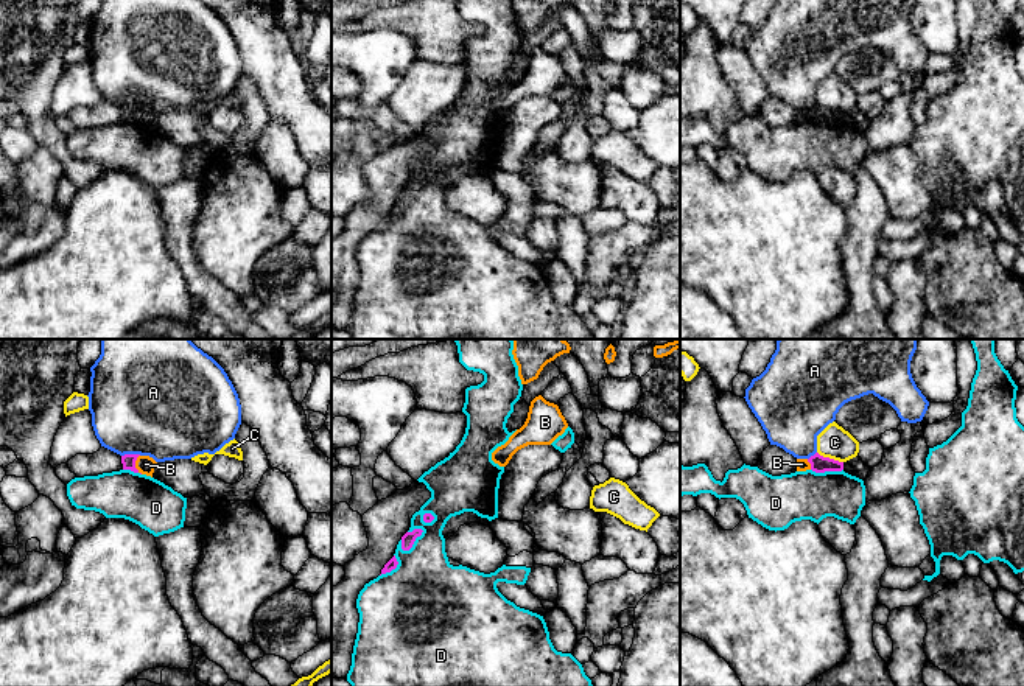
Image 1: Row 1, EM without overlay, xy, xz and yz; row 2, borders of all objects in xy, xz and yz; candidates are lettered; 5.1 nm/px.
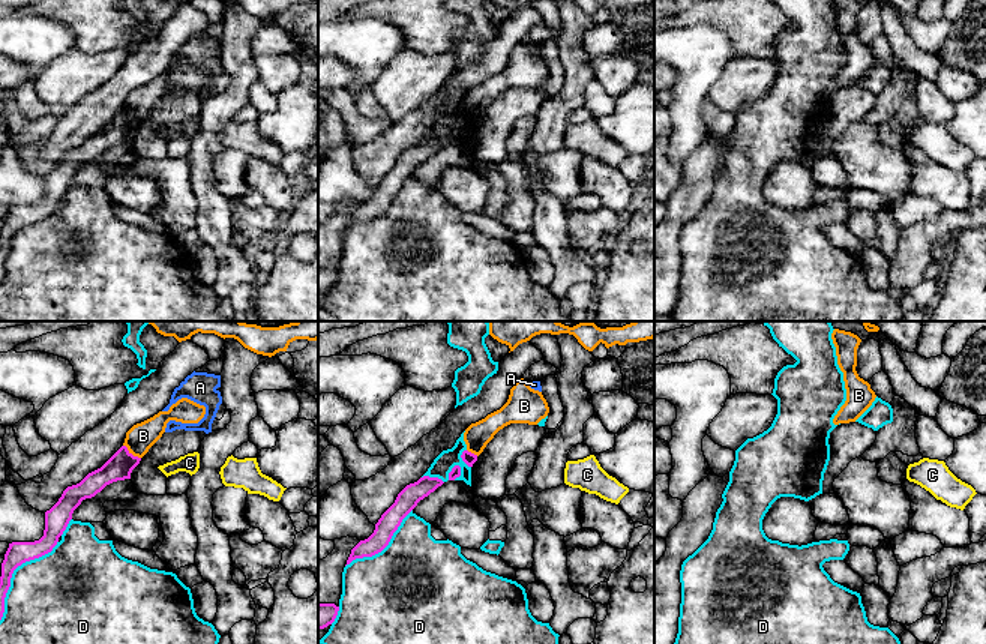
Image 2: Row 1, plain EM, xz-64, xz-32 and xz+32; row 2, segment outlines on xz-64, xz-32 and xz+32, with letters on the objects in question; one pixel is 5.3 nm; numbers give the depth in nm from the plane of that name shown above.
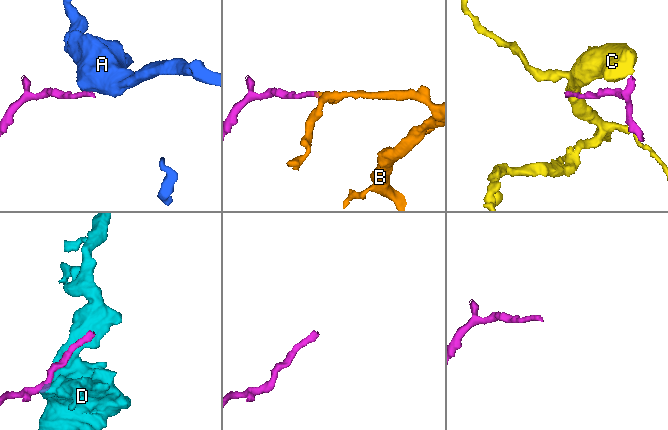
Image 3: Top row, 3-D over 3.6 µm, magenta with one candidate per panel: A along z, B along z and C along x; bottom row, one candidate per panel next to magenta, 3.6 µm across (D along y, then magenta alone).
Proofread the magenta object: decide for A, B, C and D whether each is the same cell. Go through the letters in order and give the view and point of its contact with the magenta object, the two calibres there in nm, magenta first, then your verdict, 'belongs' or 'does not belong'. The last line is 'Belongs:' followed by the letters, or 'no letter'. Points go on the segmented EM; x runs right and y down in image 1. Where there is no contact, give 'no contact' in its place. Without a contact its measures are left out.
A: xy (131, 454) | 70/480 nm | does not belong
B: xy (134, 464) | 70/90 nm | does not belong
C: yz (828, 458) | 90/170 nm | does not belong
D: xz (413, 543) | 70/380 nm | does not belong
Belongs: no letter

